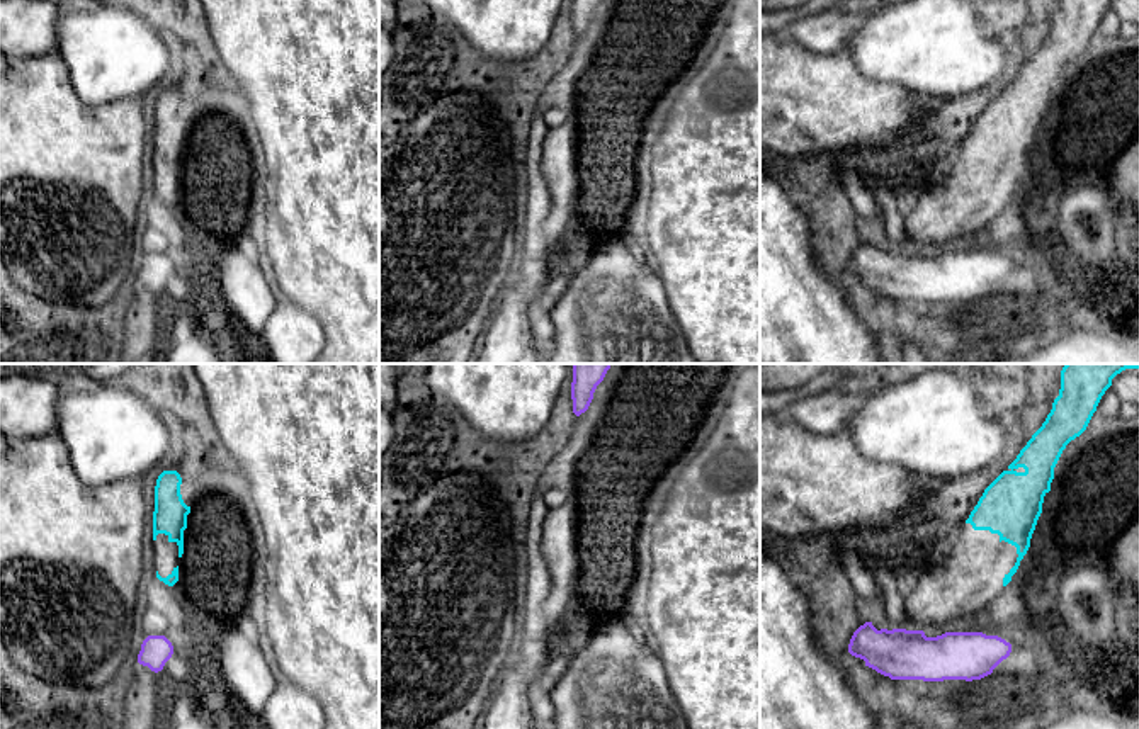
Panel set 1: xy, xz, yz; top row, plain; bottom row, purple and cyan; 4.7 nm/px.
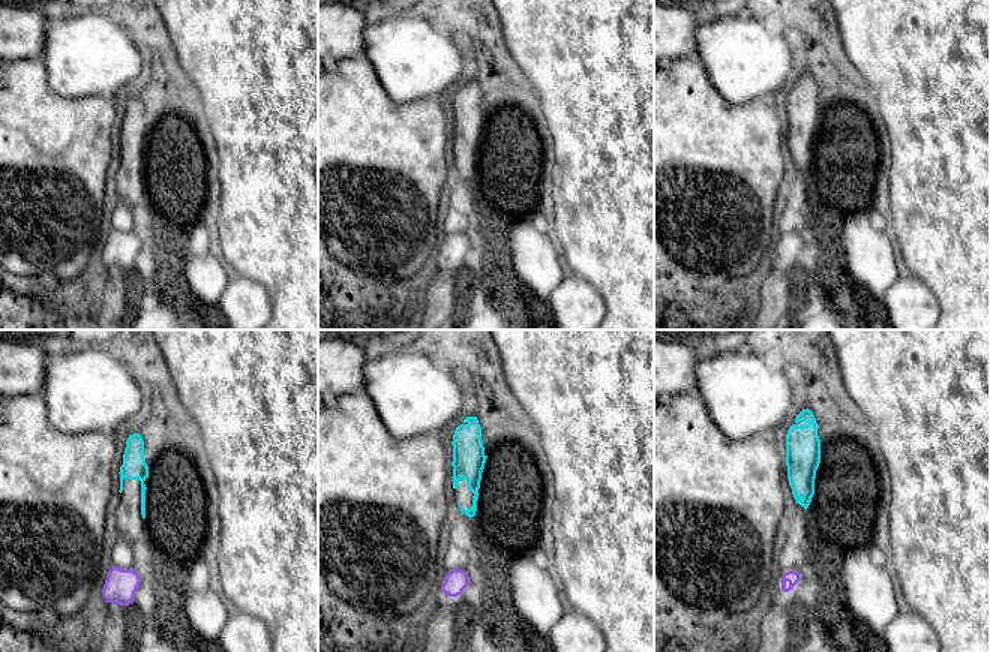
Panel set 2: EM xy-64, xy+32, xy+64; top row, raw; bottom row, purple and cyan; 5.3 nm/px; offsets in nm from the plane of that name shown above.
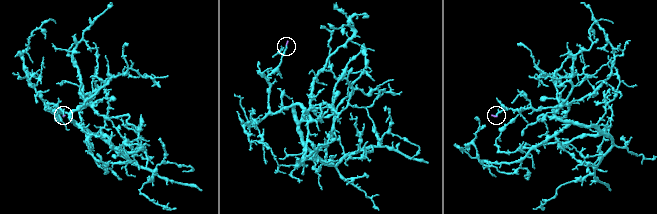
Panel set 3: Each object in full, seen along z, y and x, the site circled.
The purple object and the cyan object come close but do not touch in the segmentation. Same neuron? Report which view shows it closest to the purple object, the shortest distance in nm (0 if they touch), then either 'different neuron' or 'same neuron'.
xy | 240 nm | different neuron

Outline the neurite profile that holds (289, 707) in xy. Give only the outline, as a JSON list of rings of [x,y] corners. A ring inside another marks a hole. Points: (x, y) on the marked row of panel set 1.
[[[294,683],[275,687],[262,719],[267,729],[325,729],[326,724],[320,702]]]

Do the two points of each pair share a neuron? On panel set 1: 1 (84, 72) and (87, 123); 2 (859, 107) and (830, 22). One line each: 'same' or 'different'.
1: different
2: different

